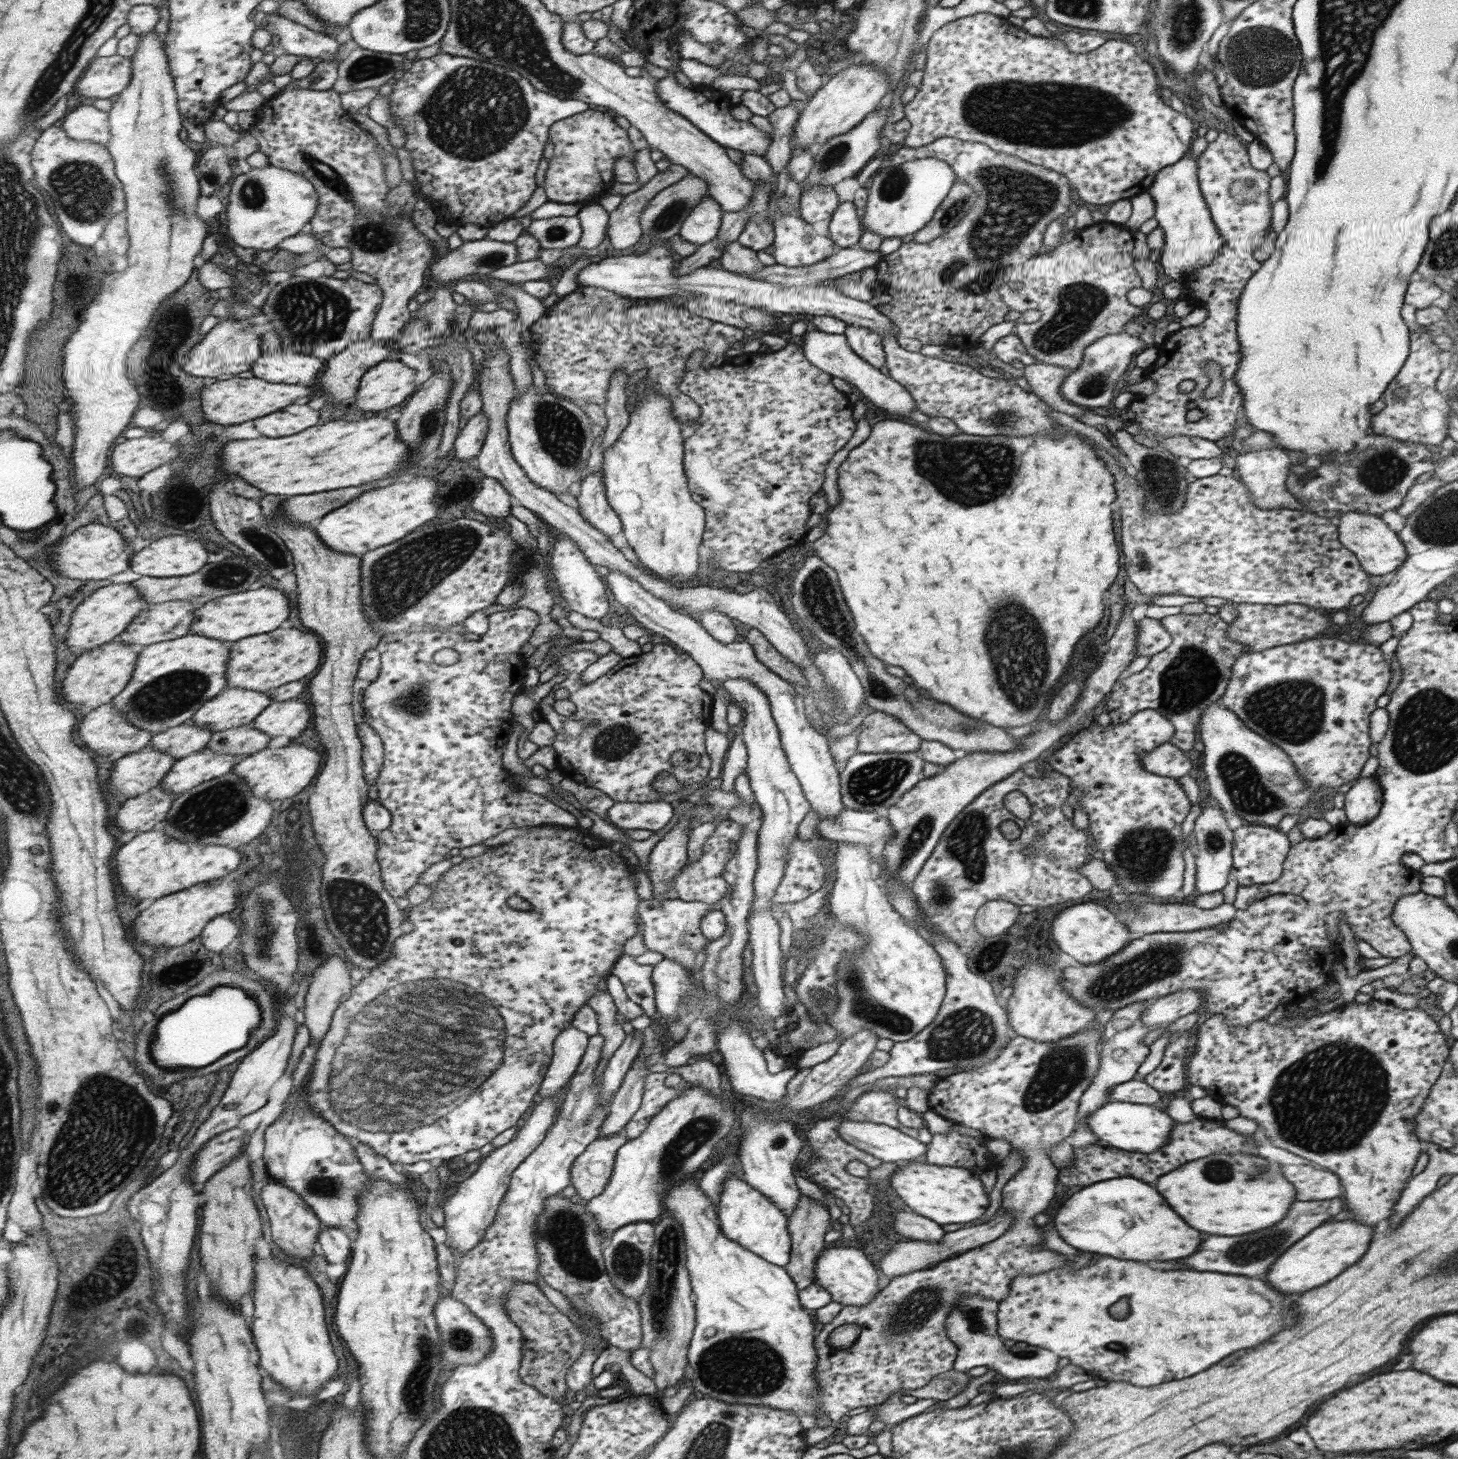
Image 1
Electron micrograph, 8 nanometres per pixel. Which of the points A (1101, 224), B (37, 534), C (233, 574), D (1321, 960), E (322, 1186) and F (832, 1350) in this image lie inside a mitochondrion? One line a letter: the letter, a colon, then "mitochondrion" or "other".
A: other
B: other
C: mitochondrion
D: other
E: mitochondrion
F: other

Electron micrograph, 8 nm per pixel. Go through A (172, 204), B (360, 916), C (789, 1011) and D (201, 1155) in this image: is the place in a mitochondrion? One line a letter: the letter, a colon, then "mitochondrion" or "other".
A: mitochondrion
B: mitochondrion
C: other
D: other

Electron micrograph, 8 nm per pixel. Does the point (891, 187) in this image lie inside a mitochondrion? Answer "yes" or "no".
yes

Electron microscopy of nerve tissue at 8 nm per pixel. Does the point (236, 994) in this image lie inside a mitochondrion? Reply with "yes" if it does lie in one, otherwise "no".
no

